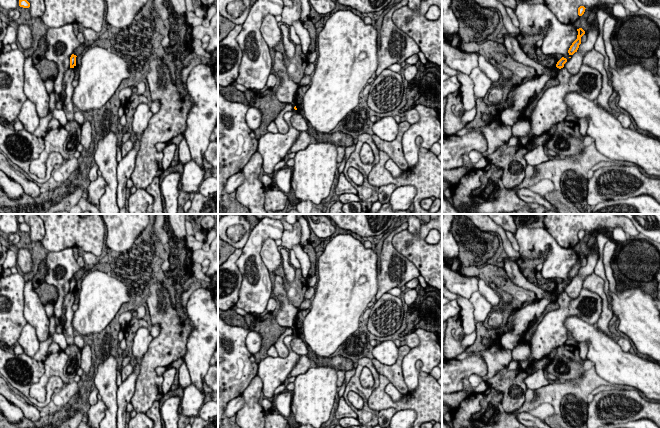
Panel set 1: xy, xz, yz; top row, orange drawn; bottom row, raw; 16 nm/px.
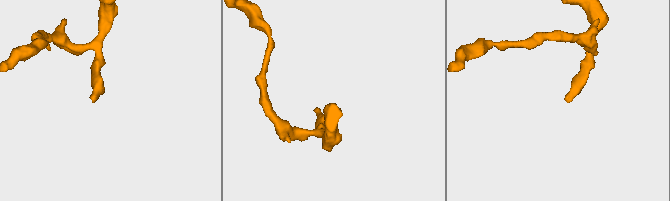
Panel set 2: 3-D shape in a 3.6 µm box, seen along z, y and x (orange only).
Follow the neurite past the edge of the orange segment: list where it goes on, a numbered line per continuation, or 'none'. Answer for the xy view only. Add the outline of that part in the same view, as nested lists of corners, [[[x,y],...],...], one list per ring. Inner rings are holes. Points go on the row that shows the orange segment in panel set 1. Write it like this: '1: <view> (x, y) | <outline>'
none

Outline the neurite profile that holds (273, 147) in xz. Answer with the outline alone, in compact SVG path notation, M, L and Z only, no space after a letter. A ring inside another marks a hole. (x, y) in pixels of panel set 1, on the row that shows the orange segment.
M293 109L284 114L284 120L289 128L285 134L268 132L258 139L257 152L263 159L262 170L268 174L274 173L275 165L286 157L300 134L291 124L291 117L296 113L298 110Z

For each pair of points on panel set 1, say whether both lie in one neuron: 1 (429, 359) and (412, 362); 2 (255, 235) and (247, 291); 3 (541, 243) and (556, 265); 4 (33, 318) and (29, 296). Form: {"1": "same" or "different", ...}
{"1": "same", "2": "same", "3": "same", "4": "same"}

